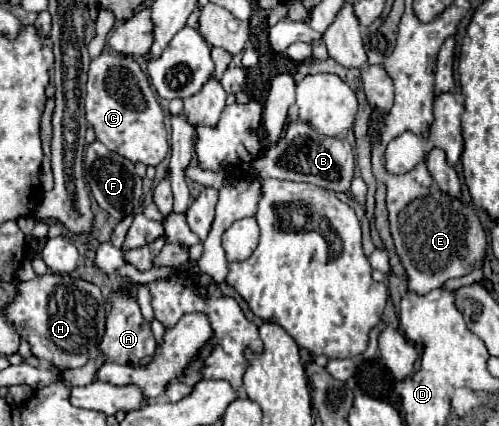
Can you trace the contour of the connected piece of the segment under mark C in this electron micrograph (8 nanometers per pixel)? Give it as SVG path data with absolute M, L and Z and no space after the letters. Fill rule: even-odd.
M103 50L91 60L85 114L87 124L91 124L95 130L97 140L133 164L143 162L145 166L159 166L171 150L163 122L163 110L155 100L147 74L131 56Z

